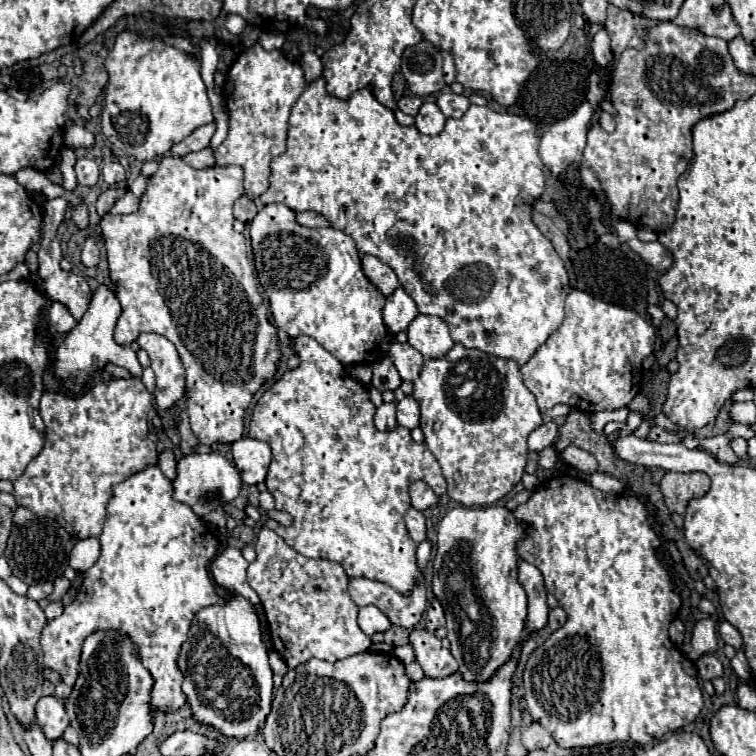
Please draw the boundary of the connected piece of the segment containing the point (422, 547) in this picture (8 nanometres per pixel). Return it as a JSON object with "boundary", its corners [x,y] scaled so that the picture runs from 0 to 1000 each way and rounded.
{"boundary":[[[562,714],[552,722],[552,749],[554,749],[554,757],[562,754],[565,743],[567,743],[567,733],[570,733],[570,717]]]}

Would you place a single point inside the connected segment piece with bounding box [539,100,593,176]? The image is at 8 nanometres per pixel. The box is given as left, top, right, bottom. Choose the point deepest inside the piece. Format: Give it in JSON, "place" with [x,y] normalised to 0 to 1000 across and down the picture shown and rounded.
{"place":[745,189]}

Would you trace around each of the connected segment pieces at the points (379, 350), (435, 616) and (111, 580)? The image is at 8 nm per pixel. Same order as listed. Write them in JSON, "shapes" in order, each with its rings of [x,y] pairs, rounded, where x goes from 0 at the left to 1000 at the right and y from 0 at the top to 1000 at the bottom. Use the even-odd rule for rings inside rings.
{"shapes":[[[[366,267],[353,270],[340,280],[340,286],[329,294],[329,310],[332,310],[335,336],[337,336],[340,365],[356,392],[356,407],[358,407],[366,434],[377,437],[385,447],[393,447],[398,442],[417,447],[435,468],[440,468],[456,484],[493,481],[515,471],[536,505],[552,503],[562,474],[540,452],[522,452],[520,444],[512,439],[507,429],[507,418],[504,418],[509,392],[483,368],[478,357],[475,333],[462,310],[443,304],[443,302],[419,302],[419,304],[403,302],[390,291],[390,278],[380,275],[377,270],[366,270]]],[[[573,794],[567,807],[565,807],[565,817],[562,817],[562,831],[567,836],[575,836],[578,831],[586,831],[589,828],[589,812],[586,812],[586,804],[583,804],[583,796],[581,794]]],[[[194,616],[189,624],[176,627],[165,638],[149,646],[149,659],[142,669],[142,685],[136,693],[134,735],[131,741],[110,759],[110,772],[102,791],[86,802],[78,817],[65,820],[54,839],[54,857],[60,881],[75,886],[89,907],[97,907],[102,889],[107,886],[107,854],[110,847],[128,833],[157,833],[165,836],[181,854],[181,870],[197,892],[202,894],[200,910],[200,937],[210,942],[231,942],[245,929],[247,921],[239,913],[239,886],[234,884],[234,870],[239,852],[247,847],[255,815],[282,799],[295,799],[298,794],[287,786],[287,778],[276,759],[276,746],[290,730],[292,714],[271,696],[271,690],[253,677],[247,667],[229,661],[229,640],[208,616]]]]}

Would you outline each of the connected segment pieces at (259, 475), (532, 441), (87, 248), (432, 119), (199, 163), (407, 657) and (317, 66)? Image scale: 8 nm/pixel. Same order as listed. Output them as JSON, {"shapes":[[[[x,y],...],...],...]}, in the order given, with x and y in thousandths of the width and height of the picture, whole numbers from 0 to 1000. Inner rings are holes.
{"shapes":[[[[324,577],[308,585],[306,601],[308,601],[308,614],[319,624],[319,635],[324,640],[343,640],[351,635],[358,611],[356,587]]],[[[721,558],[721,561],[716,561],[710,569],[705,569],[705,571],[700,574],[700,595],[716,598],[718,593],[729,590],[731,582],[737,579],[737,569],[739,569],[739,563],[737,563],[734,558]]],[[[116,312],[110,323],[107,347],[112,353],[126,353],[132,345],[132,332],[124,312]]],[[[560,135],[560,140],[554,143],[554,151],[549,153],[549,167],[567,180],[575,180],[586,172],[589,167],[589,153],[586,148],[578,143],[575,135]]],[[[269,196],[263,201],[253,201],[242,212],[253,222],[279,222],[279,220],[284,220],[284,209],[282,209],[282,198],[279,196]]],[[[533,852],[533,854],[525,854],[520,860],[520,865],[533,876],[533,878],[544,878],[549,873],[549,865],[546,865],[546,857],[544,852]]],[[[406,69],[406,71],[401,71],[401,77],[398,77],[398,87],[401,87],[401,93],[403,93],[403,103],[406,103],[406,108],[419,106],[419,103],[425,101],[425,95],[427,95],[425,79],[422,79],[422,74],[419,74],[417,69]]]]}

